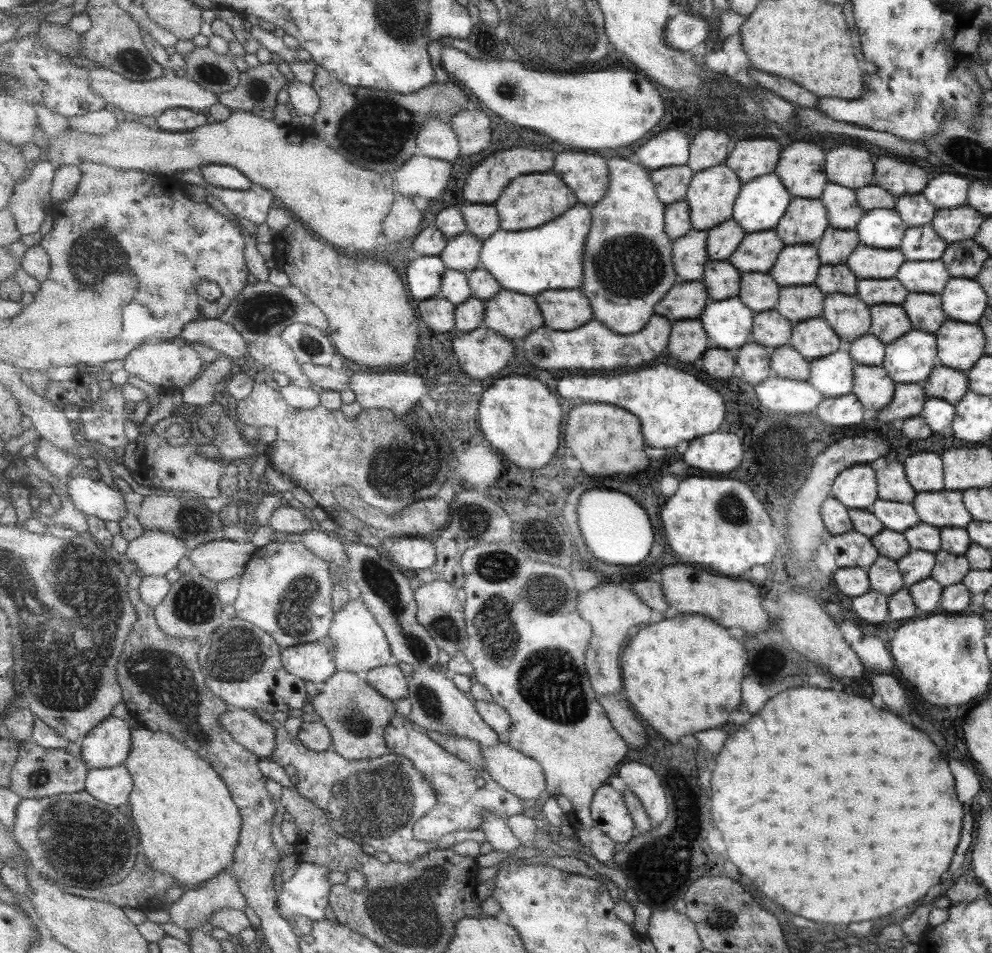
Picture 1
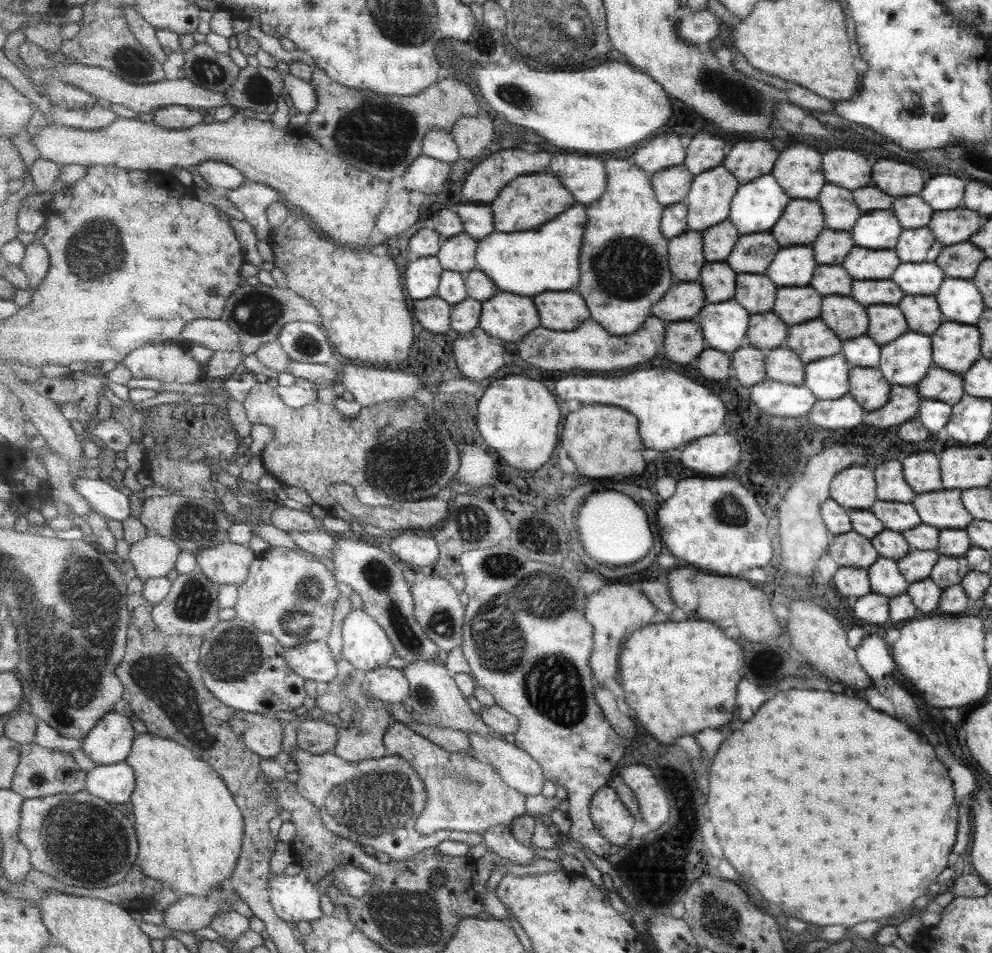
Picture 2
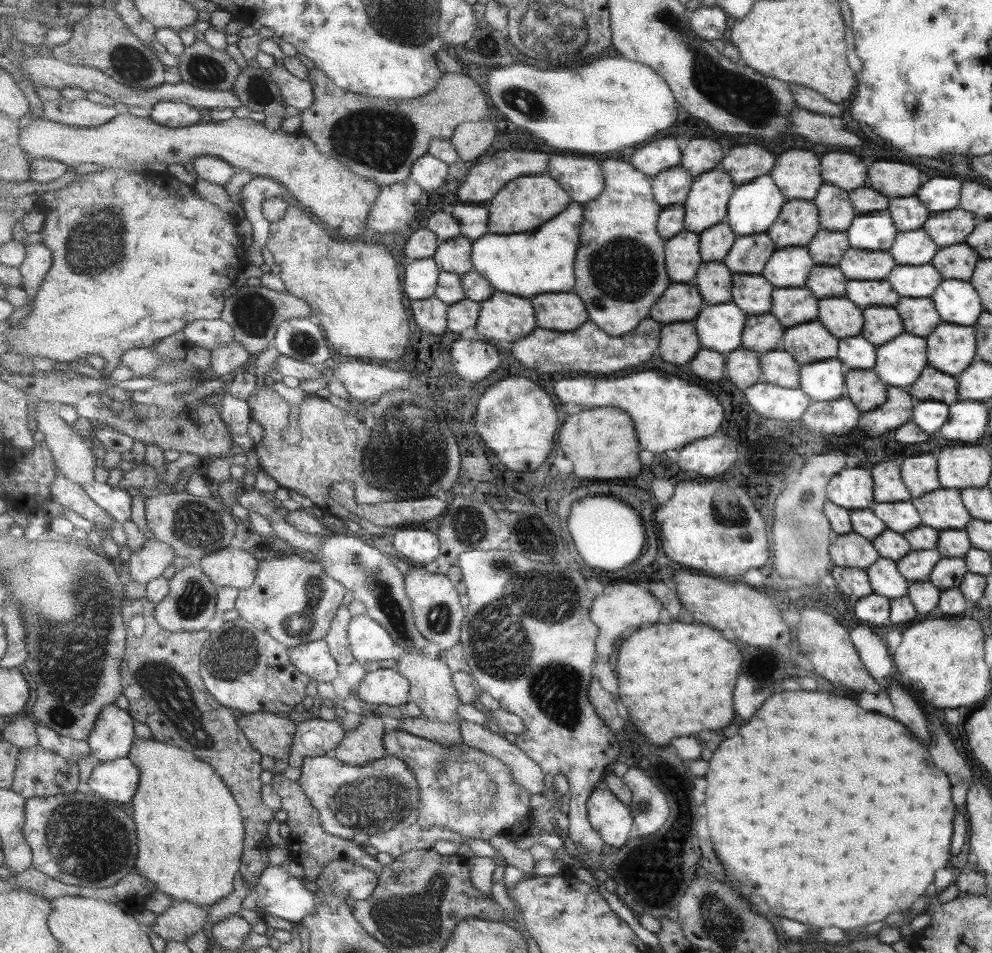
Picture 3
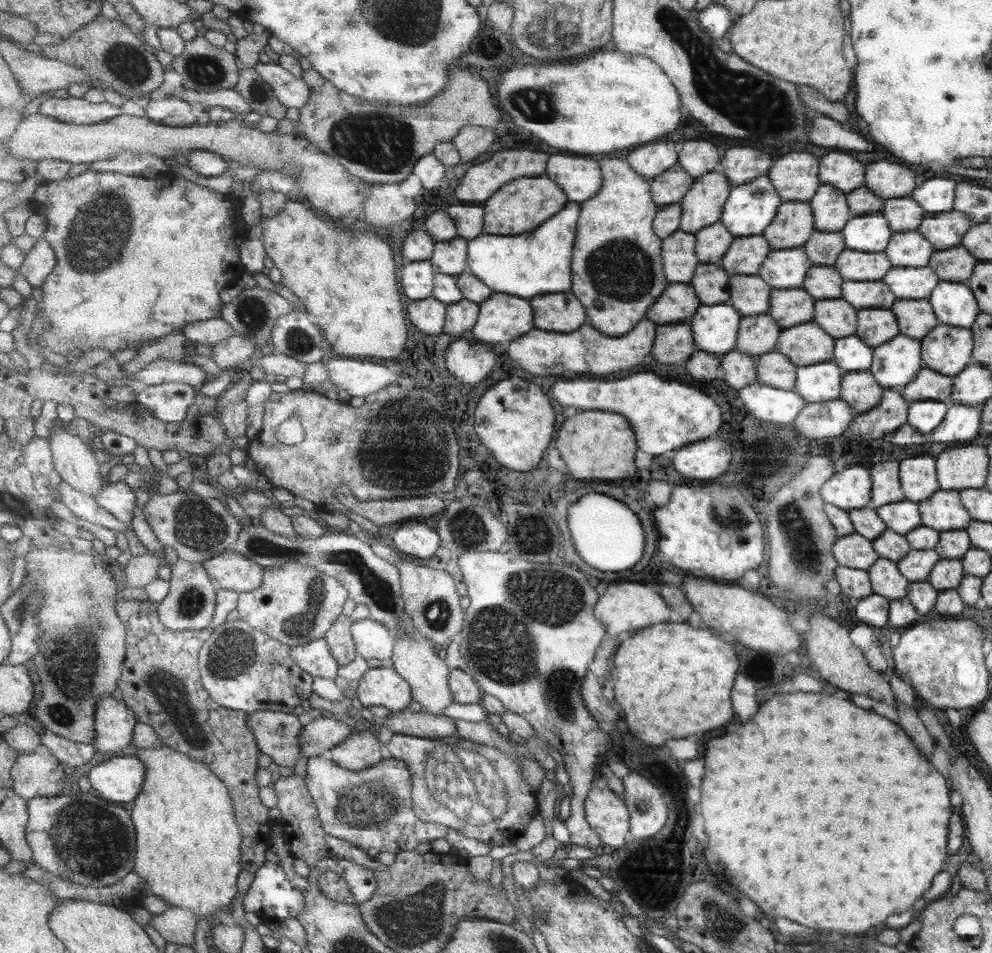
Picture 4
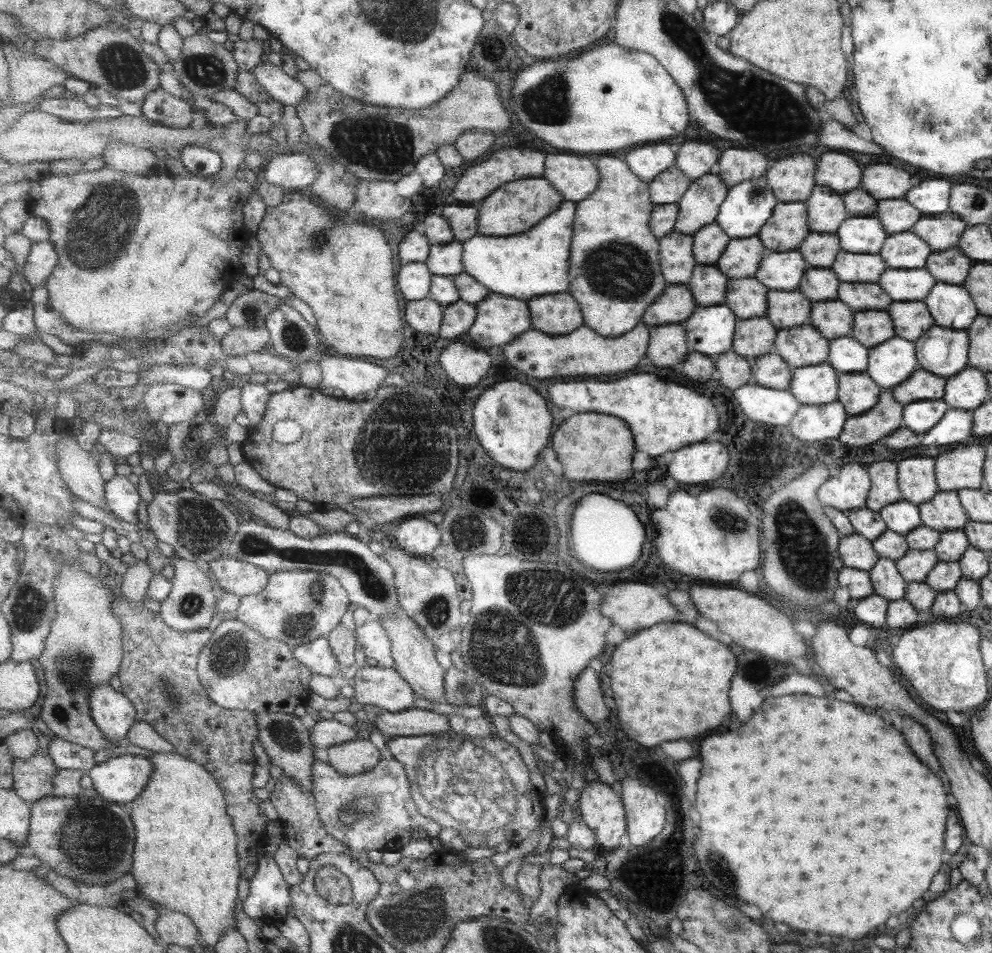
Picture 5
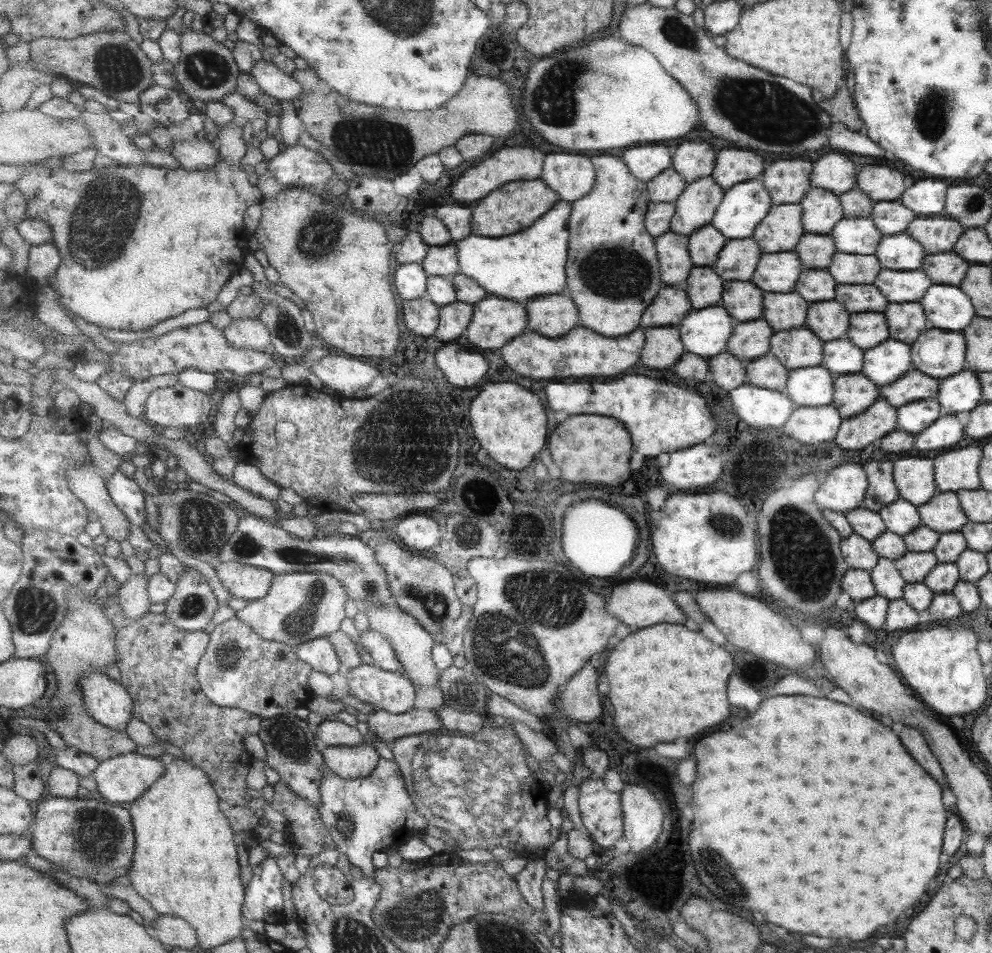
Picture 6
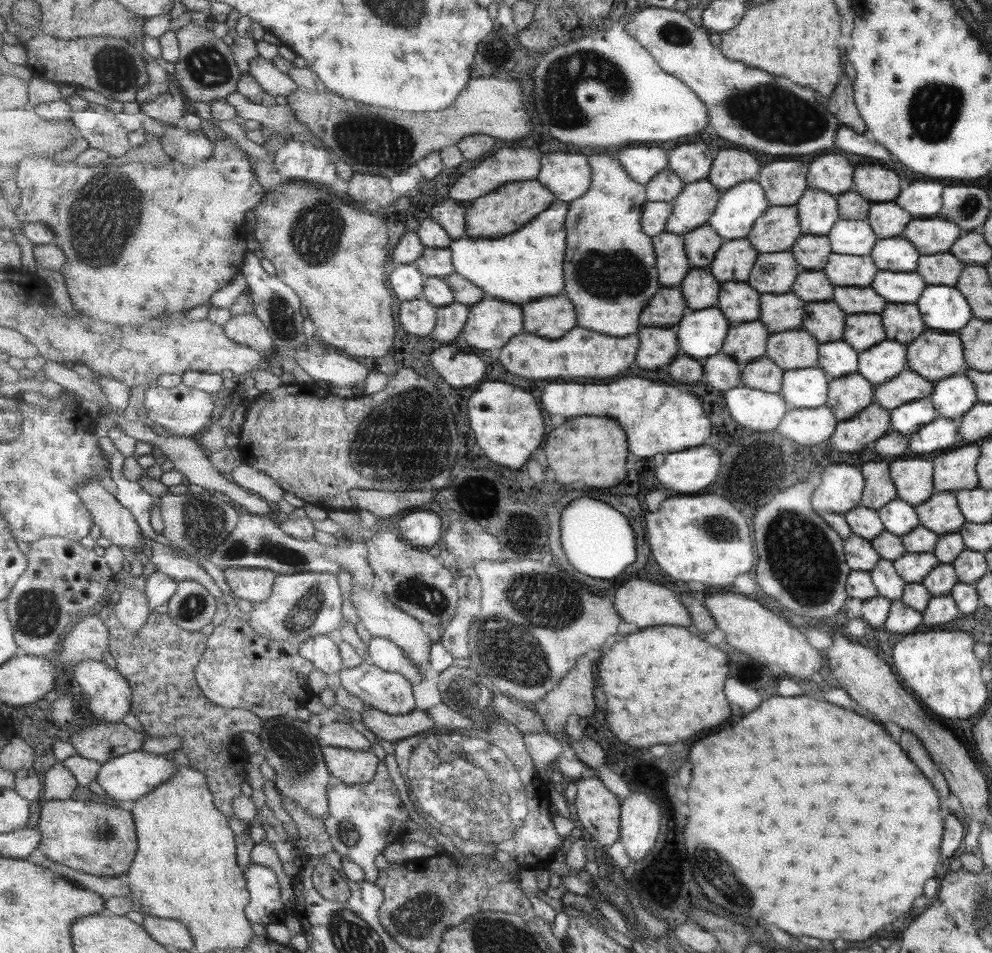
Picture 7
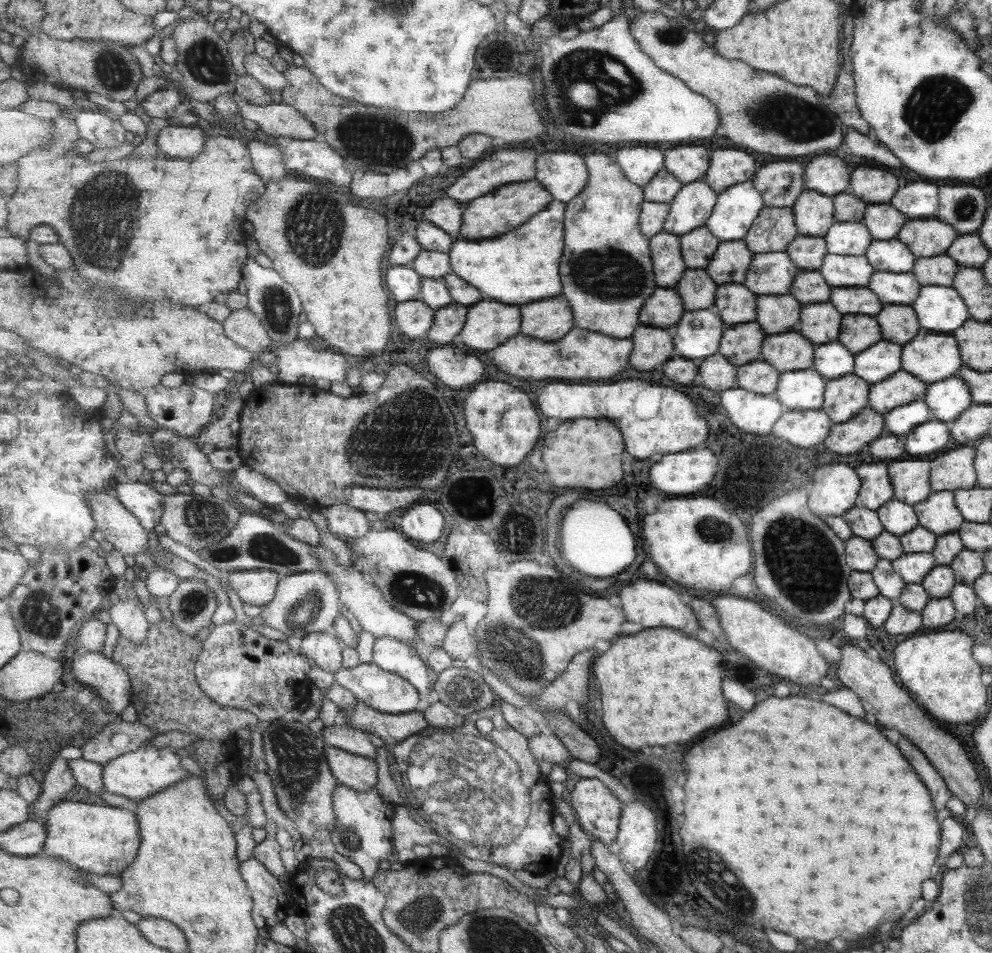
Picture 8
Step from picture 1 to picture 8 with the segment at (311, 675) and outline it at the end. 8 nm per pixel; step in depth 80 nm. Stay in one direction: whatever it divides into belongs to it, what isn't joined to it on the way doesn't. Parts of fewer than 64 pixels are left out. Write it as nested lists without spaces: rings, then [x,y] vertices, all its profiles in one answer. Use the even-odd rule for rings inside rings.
[[[333,631],[309,634],[309,636],[306,636],[302,640],[298,648],[300,648],[301,653],[307,658],[314,660],[316,666],[324,671],[332,673],[333,675],[344,667],[343,644],[336,637]]]

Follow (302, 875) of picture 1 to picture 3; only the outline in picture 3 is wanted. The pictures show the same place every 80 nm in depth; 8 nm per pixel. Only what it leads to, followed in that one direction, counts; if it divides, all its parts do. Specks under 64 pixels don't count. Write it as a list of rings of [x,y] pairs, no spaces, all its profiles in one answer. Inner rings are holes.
[[[285,865],[270,866],[262,874],[262,880],[259,880],[257,889],[252,891],[243,902],[243,909],[257,910],[257,908],[265,908],[265,915],[269,914],[289,923],[301,924],[303,919],[317,913],[314,887],[308,884],[305,879],[292,876]]]

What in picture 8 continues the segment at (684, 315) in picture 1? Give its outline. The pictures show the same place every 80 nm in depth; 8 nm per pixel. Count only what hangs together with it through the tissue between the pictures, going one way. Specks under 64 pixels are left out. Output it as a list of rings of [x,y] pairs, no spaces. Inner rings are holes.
[[[658,287],[655,294],[647,299],[645,308],[640,314],[641,324],[648,327],[674,329],[686,313],[686,307],[677,288]]]

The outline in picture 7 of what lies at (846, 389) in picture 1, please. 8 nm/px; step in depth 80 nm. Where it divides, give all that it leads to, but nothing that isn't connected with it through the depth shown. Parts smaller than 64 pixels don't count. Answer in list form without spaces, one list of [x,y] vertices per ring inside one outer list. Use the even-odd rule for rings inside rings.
[[[818,366],[811,367],[807,369],[793,369],[790,371],[784,371],[784,376],[782,377],[782,388],[778,392],[784,398],[783,402],[789,405],[789,408],[817,408],[819,406],[824,406],[828,400],[828,385],[829,377],[823,372]]]

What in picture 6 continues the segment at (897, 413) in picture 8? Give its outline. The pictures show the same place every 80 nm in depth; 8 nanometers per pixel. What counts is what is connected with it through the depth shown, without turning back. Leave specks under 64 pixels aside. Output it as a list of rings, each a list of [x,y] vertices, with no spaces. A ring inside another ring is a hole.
[[[936,399],[911,402],[899,406],[896,410],[898,411],[897,429],[913,436],[919,435],[933,422],[938,421],[942,413],[942,408]]]

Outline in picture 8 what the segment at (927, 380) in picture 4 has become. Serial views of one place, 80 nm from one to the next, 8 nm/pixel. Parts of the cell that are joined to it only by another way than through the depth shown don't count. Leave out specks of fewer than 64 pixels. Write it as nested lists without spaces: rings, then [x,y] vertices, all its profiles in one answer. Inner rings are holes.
[[[900,368],[885,381],[870,384],[867,408],[875,410],[877,414],[885,415],[892,409],[922,399],[926,393],[926,385]]]

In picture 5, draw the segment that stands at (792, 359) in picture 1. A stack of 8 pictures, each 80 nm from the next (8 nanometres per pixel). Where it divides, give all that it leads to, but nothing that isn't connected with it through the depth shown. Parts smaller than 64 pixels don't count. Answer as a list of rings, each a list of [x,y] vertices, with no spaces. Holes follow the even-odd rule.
[[[772,352],[753,360],[755,364],[752,366],[752,375],[755,384],[771,387],[773,390],[789,390],[793,368],[780,355]]]

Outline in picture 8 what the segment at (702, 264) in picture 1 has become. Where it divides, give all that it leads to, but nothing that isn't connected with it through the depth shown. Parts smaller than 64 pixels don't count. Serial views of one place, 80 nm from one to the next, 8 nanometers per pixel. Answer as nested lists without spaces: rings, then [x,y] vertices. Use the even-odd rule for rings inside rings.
[[[664,230],[651,238],[650,245],[658,286],[677,288],[688,269],[683,256],[681,236]]]

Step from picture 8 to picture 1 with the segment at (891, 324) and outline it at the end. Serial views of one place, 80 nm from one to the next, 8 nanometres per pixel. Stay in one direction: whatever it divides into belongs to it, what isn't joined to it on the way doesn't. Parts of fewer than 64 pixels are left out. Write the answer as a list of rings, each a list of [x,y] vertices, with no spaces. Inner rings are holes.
[[[908,293],[902,302],[903,310],[915,329],[934,333],[947,319],[938,294]]]

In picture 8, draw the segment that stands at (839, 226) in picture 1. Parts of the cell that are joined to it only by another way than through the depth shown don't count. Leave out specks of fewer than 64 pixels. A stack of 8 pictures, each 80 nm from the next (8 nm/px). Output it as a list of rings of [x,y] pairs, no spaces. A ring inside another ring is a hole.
[[[806,188],[791,208],[801,236],[824,237],[835,222],[833,198]]]

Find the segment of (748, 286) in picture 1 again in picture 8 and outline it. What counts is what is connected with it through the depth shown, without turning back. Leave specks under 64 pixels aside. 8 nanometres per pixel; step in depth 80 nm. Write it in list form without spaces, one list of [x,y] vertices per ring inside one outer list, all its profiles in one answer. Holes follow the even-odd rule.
[[[743,283],[719,285],[716,311],[727,326],[753,322],[757,316],[757,295]]]

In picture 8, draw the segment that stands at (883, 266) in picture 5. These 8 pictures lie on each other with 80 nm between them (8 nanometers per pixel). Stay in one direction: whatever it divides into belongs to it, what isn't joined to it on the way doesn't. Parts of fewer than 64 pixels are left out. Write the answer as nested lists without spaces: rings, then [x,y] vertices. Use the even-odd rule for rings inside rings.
[[[827,253],[817,270],[831,287],[867,287],[874,274],[864,255],[857,257]]]

